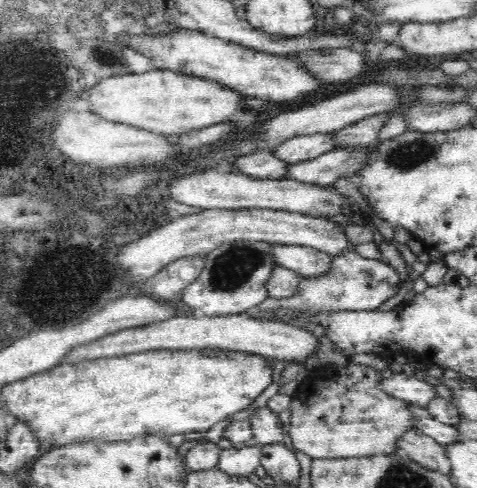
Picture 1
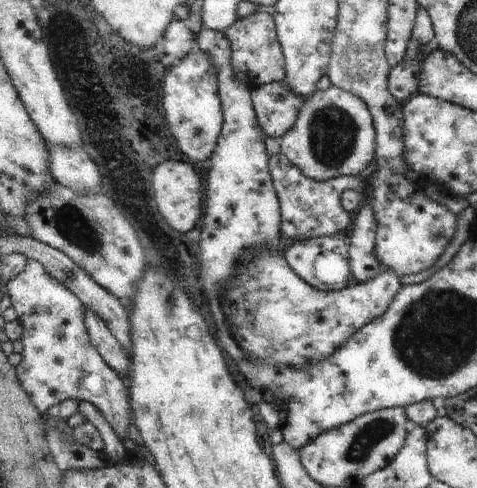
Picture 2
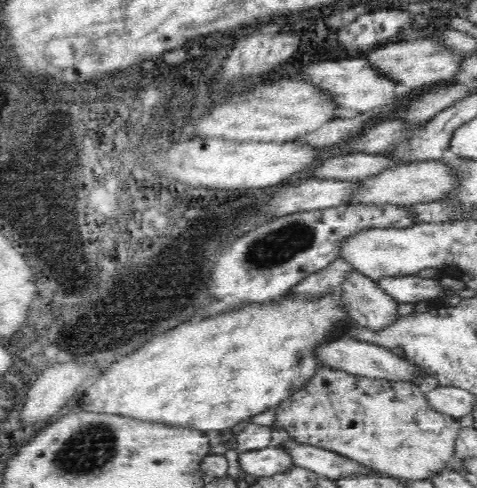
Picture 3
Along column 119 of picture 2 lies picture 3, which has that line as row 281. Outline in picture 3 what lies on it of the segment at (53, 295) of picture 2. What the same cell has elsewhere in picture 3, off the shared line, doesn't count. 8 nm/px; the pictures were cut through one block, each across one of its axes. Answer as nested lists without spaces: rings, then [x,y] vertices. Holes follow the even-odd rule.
[[[404,276],[404,278],[382,278],[382,280],[378,280],[378,286],[390,296],[390,298],[394,298],[396,302],[400,302],[400,304],[408,304],[408,302],[412,302],[412,304],[418,304],[418,302],[422,302],[422,300],[426,300],[426,302],[442,302],[444,298],[448,298],[448,296],[452,296],[452,298],[456,298],[458,294],[456,294],[456,290],[446,290],[444,286],[442,286],[442,280],[440,278],[420,278],[420,276]]]

